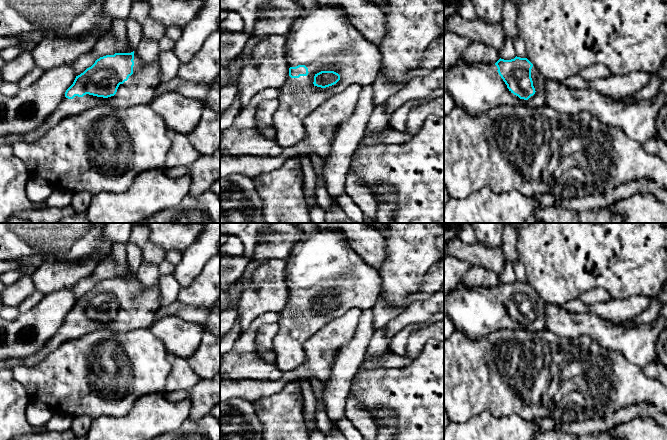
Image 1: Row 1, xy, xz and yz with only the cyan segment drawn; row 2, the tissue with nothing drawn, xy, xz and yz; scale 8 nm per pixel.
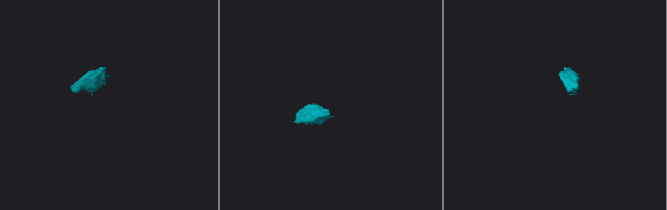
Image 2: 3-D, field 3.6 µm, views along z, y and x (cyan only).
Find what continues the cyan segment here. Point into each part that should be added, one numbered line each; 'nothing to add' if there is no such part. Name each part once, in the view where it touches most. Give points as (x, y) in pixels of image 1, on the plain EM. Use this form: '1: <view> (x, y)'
1: xy (141, 311)

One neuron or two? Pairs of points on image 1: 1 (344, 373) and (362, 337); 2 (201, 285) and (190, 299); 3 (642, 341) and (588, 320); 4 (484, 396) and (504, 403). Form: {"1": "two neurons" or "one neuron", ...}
{"1": "one neuron", "2": "one neuron", "3": "one neuron", "4": "one neuron"}

